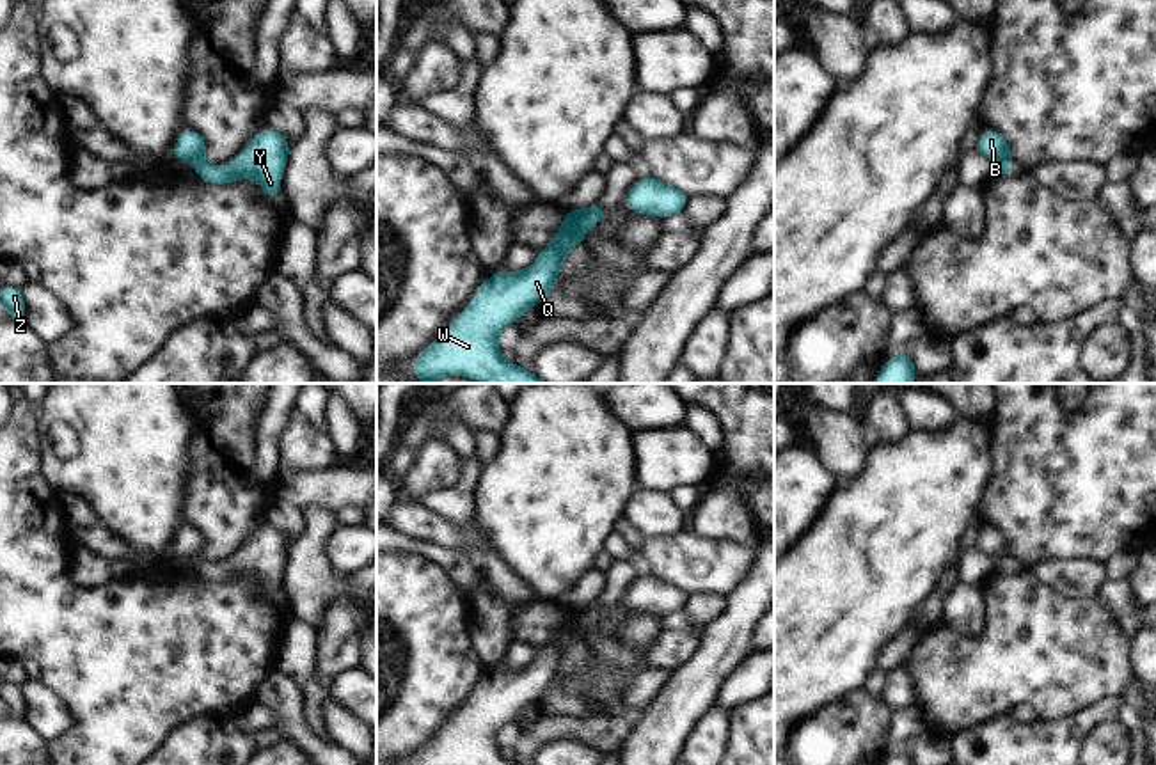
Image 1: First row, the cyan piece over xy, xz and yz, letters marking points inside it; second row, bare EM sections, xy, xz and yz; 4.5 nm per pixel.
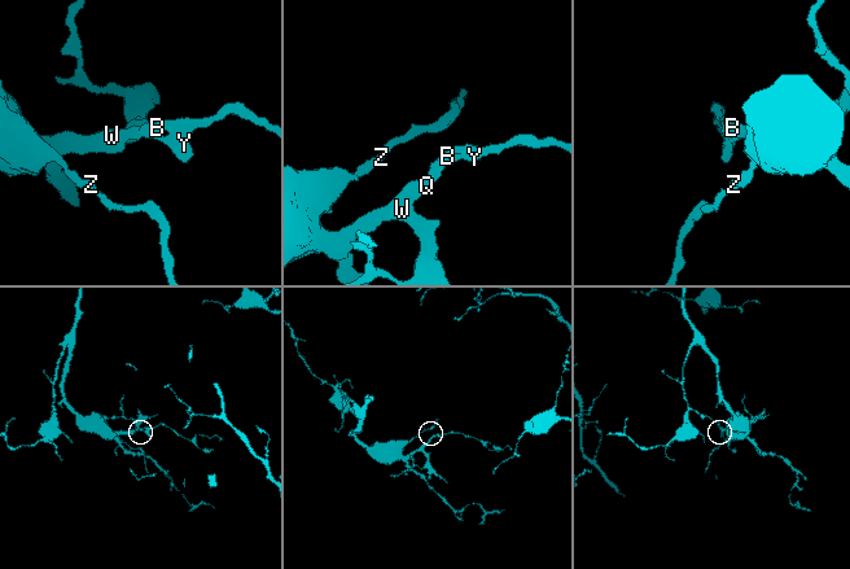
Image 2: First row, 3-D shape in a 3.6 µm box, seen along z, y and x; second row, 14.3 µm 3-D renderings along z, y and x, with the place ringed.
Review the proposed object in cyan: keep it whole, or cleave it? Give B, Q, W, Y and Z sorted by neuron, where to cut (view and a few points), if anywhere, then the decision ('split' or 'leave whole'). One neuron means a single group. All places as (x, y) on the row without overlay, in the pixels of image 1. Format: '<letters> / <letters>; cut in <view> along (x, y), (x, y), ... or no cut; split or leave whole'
B Q W Y Z; no cut; leave whole

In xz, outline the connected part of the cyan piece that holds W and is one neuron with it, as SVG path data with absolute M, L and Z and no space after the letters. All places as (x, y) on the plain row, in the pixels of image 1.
M600 598L586 607L570 605L563 611L561 625L538 657L520 669L494 669L410 765L522 765L503 756L497 731L550 692L570 648L586 639L593 621L607 614Z

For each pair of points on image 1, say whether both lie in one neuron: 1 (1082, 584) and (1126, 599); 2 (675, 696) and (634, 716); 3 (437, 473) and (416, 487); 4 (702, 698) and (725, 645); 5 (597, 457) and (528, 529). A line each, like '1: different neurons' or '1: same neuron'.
1: different neurons
2: different neurons
3: same neuron
4: same neuron
5: same neuron

